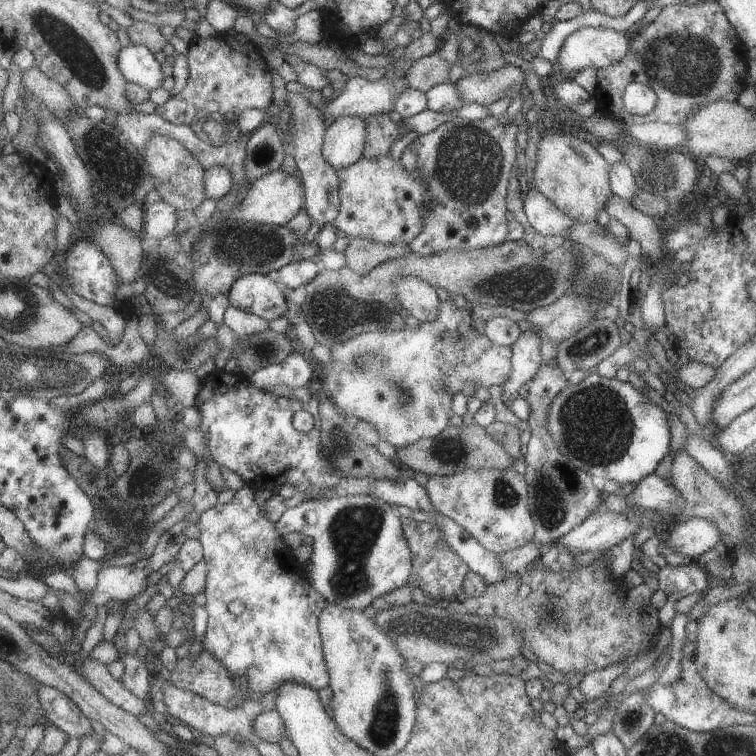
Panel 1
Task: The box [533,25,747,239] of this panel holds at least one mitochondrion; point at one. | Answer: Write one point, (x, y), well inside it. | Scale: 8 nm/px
(679, 64)

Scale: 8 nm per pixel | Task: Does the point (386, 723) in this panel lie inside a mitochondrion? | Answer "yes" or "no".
yes

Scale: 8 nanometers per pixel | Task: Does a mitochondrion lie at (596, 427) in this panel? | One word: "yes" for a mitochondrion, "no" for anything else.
yes

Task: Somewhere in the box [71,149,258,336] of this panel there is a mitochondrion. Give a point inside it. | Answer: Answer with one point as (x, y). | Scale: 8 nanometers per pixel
(167, 284)

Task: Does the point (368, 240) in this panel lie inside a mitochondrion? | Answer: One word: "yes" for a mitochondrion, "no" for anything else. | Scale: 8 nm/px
no

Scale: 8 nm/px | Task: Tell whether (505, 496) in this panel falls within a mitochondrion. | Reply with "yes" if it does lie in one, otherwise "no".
yes

